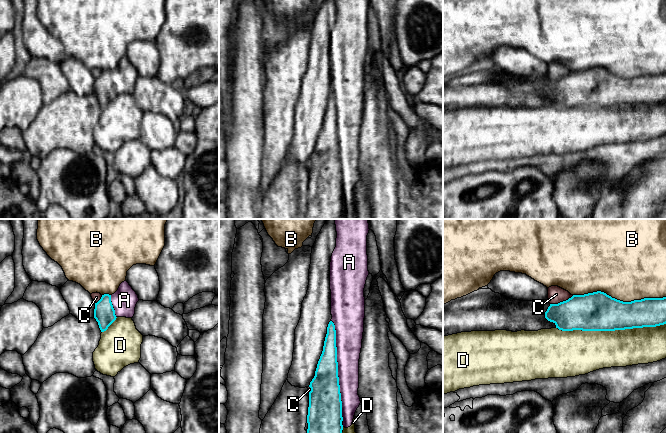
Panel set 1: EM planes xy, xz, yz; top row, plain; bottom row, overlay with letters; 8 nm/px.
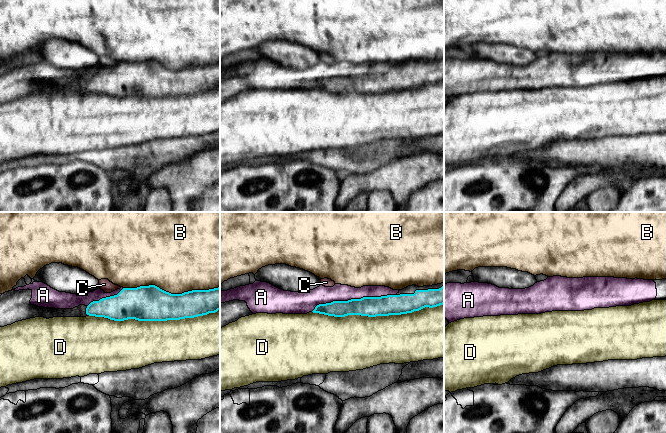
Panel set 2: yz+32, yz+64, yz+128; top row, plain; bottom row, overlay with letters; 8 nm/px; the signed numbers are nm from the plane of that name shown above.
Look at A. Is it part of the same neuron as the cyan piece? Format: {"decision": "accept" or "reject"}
{"decision": "accept"}

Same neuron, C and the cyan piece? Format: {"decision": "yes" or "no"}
{"decision": "no"}

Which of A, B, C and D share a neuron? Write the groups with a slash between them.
A / B / C / D

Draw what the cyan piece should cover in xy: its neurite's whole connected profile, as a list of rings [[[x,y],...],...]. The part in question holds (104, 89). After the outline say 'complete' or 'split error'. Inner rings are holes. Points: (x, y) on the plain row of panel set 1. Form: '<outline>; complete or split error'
[[[127,57],[122,58],[114,70],[102,71],[94,85],[101,108],[106,107],[117,93],[133,94],[138,77],[138,71]]]; split error

